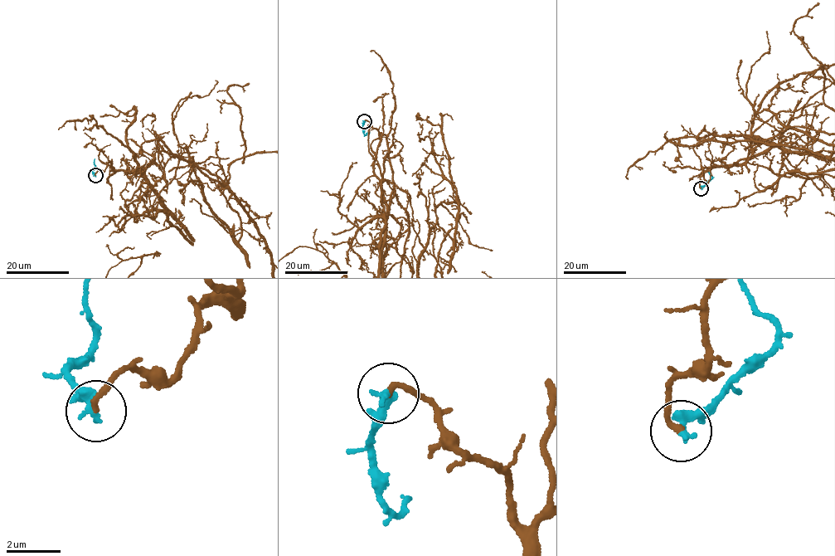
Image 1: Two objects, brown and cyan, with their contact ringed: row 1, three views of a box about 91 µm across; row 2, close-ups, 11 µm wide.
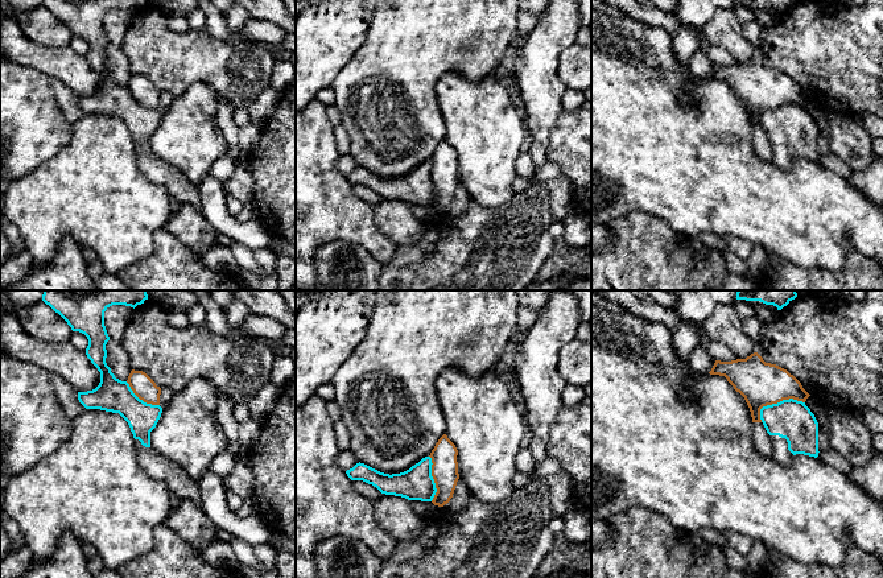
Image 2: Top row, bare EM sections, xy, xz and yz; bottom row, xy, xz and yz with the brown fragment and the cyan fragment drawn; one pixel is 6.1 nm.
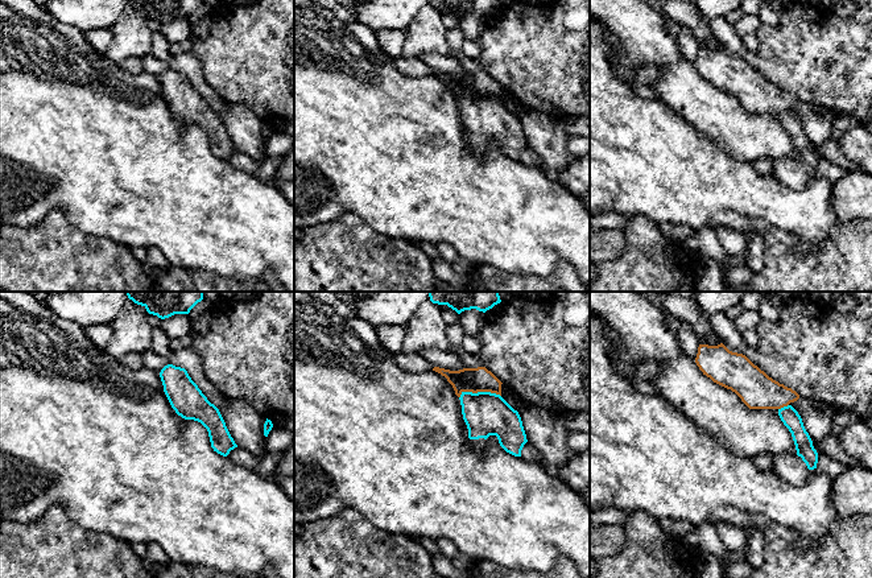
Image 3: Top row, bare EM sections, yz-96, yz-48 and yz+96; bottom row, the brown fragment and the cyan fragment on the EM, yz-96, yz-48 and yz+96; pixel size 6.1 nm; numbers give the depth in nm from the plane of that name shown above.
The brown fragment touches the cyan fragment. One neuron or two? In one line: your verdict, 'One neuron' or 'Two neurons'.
Two neurons

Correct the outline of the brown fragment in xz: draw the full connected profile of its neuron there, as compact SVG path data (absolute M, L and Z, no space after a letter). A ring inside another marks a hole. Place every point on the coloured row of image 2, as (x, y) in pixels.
M446 434L438 439L429 455L433 463L432 476L437 488L432 500L434 505L443 507L453 498L459 479L457 455L458 450Z

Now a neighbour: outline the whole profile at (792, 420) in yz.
M789 399L763 406L760 420L772 442L772 458L783 466L796 454L818 457L818 422L805 402Z

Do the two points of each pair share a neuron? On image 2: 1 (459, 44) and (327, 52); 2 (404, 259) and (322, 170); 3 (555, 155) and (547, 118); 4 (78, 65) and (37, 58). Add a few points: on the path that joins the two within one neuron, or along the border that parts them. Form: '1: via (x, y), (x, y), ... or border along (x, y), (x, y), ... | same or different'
1: border along (370, 23), (363, 44), (337, 75) | different
2: border along (399, 246), (393, 255), (382, 264) | different
3: border along (562, 111), (551, 131), (545, 161) | different
4: via (67, 65), (48, 60) | same

